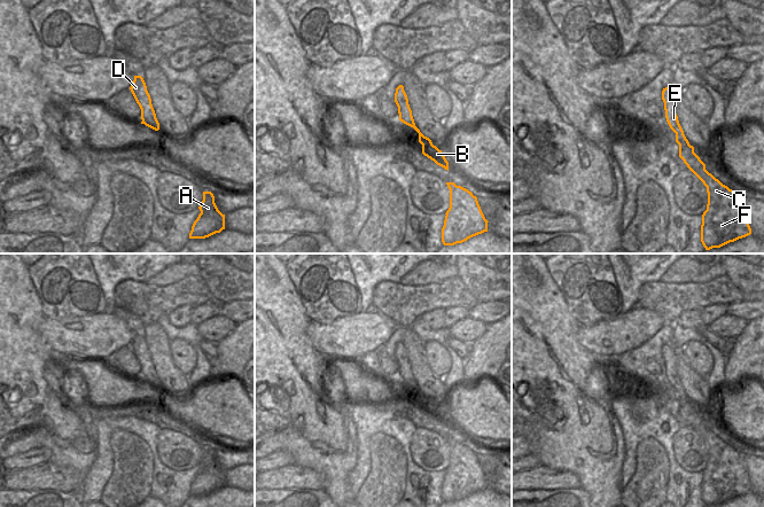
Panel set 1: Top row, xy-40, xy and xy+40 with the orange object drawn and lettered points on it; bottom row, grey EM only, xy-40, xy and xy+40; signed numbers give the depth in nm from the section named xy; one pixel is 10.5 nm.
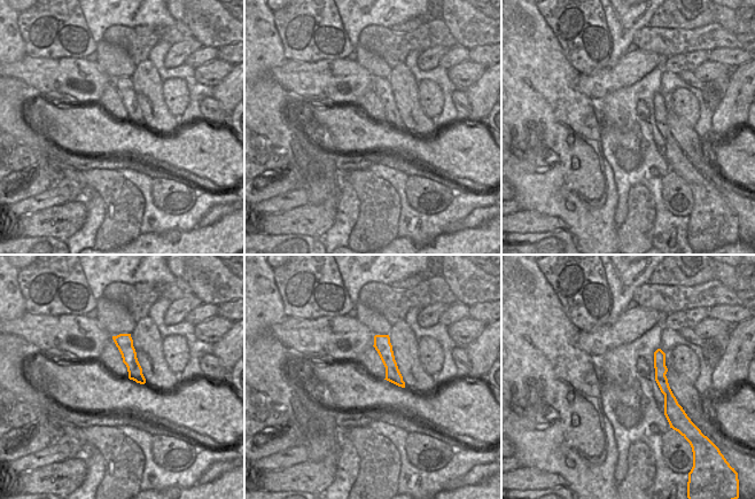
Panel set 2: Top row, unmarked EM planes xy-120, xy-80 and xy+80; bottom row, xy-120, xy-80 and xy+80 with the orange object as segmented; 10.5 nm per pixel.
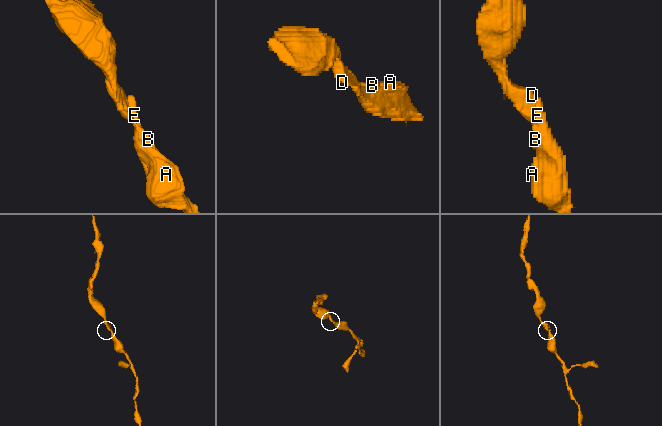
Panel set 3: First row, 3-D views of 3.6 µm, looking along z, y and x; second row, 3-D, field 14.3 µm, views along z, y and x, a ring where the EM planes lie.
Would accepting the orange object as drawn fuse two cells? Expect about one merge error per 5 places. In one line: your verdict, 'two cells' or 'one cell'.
one cell

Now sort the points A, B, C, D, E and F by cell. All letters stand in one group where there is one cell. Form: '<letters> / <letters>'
A B C D E F

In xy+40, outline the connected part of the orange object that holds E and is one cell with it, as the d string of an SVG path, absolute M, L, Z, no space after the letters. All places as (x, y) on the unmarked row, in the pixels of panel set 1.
M671 344L663 345L662 357L666 379L676 390L676 399L679 401L679 414L707 444L708 461L701 482L703 504L705 507L720 505L750 492L751 485L742 455L705 427L705 421L686 396L676 370L675 348Z

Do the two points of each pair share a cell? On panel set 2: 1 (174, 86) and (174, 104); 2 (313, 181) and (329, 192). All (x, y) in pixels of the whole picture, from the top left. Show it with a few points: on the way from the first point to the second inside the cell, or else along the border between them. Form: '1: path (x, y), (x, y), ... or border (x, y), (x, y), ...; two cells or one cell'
1: path (174, 91), (174, 100); one cell
2: path (317, 181), (326, 190); one cell

